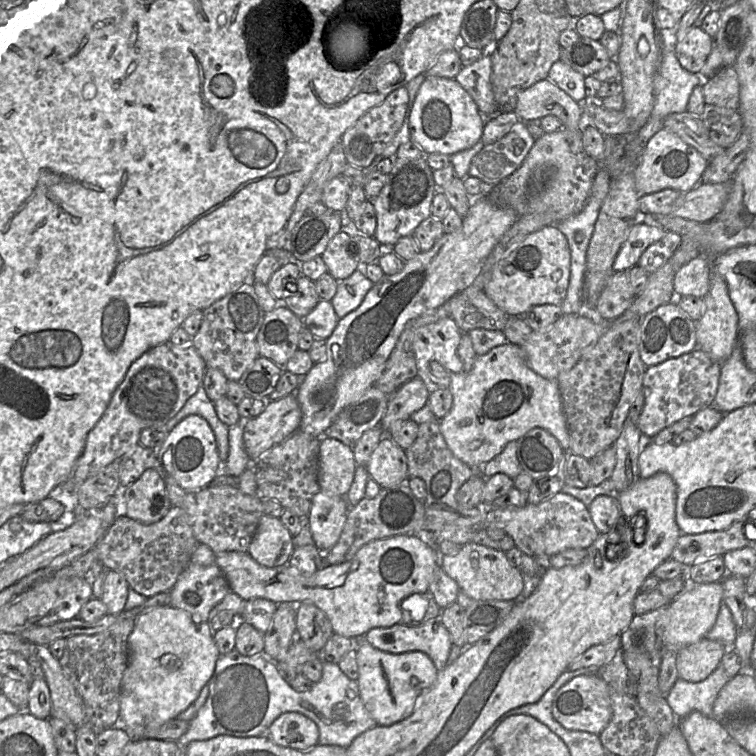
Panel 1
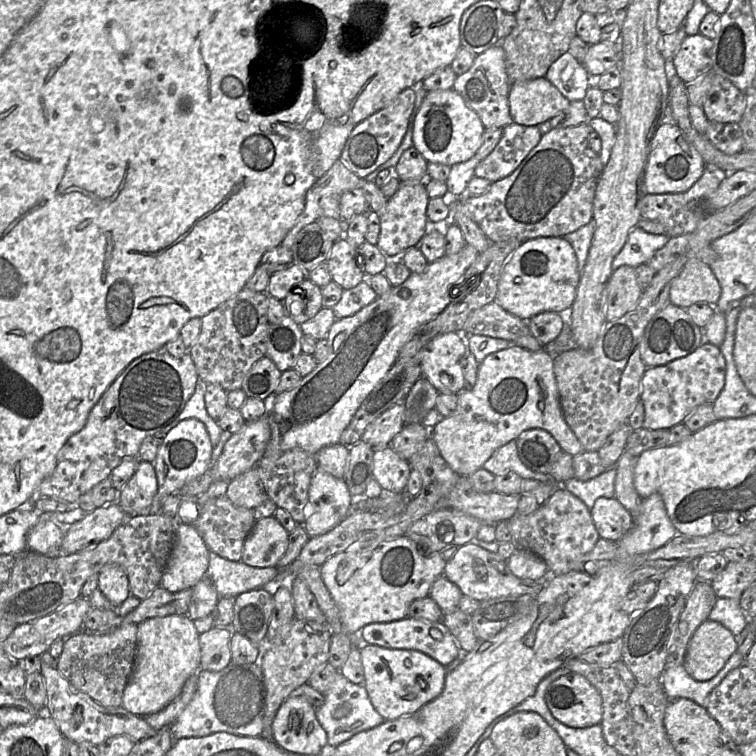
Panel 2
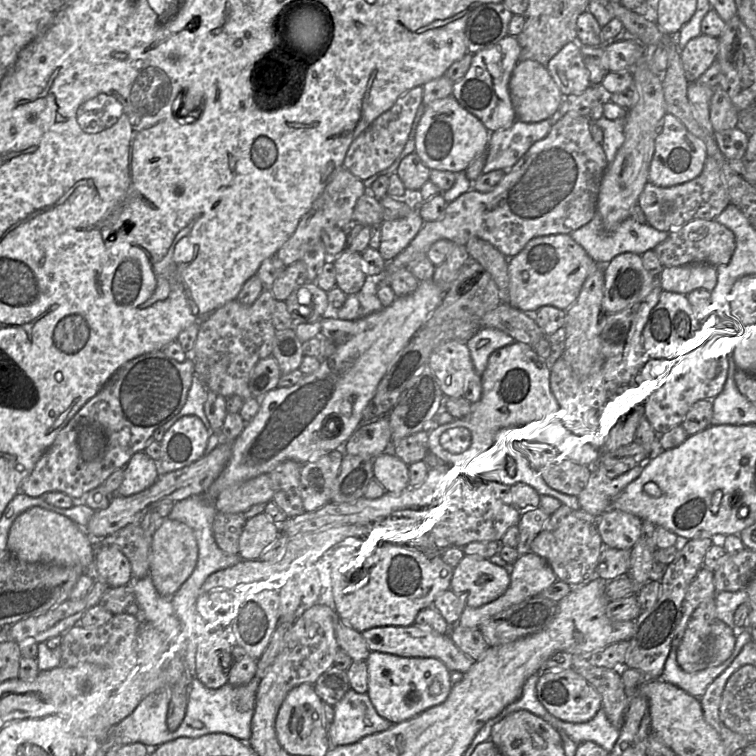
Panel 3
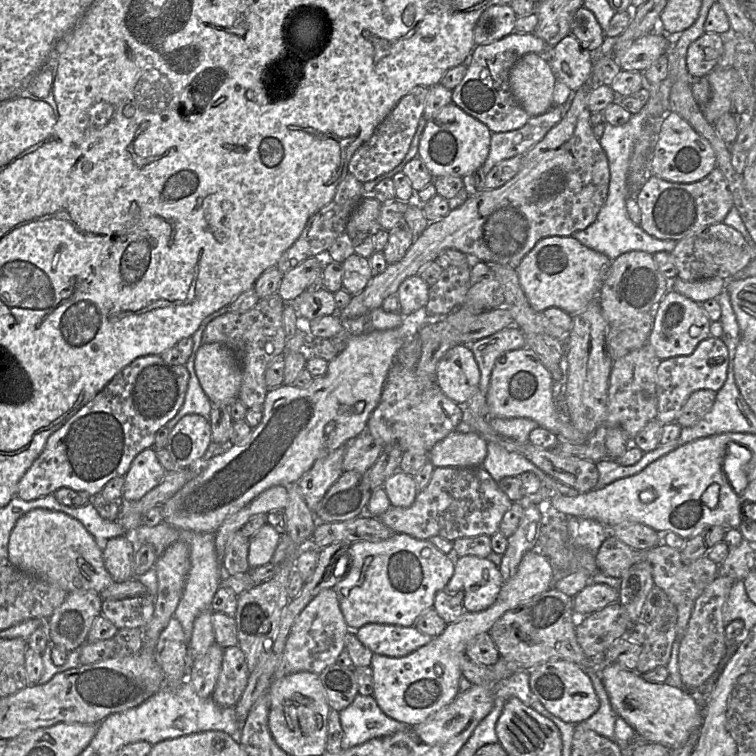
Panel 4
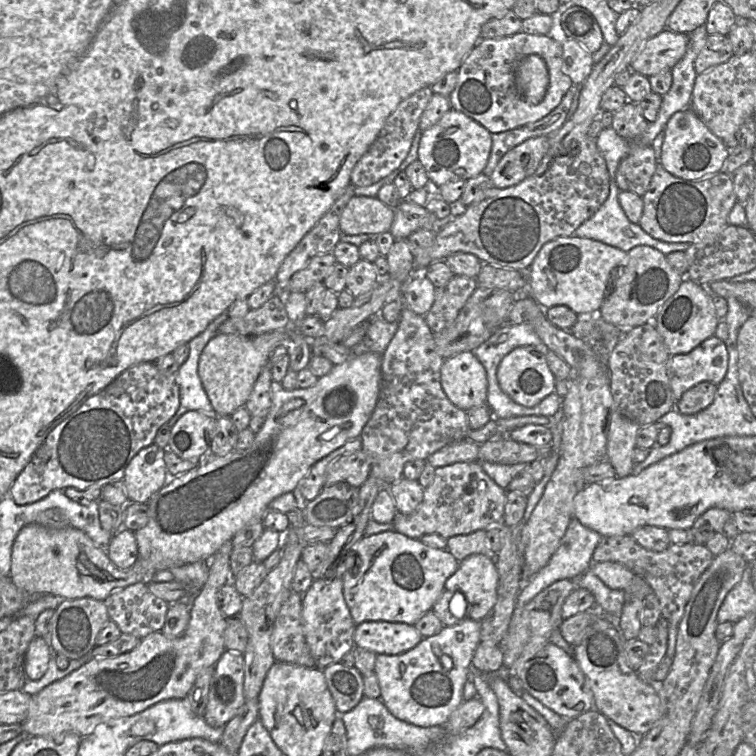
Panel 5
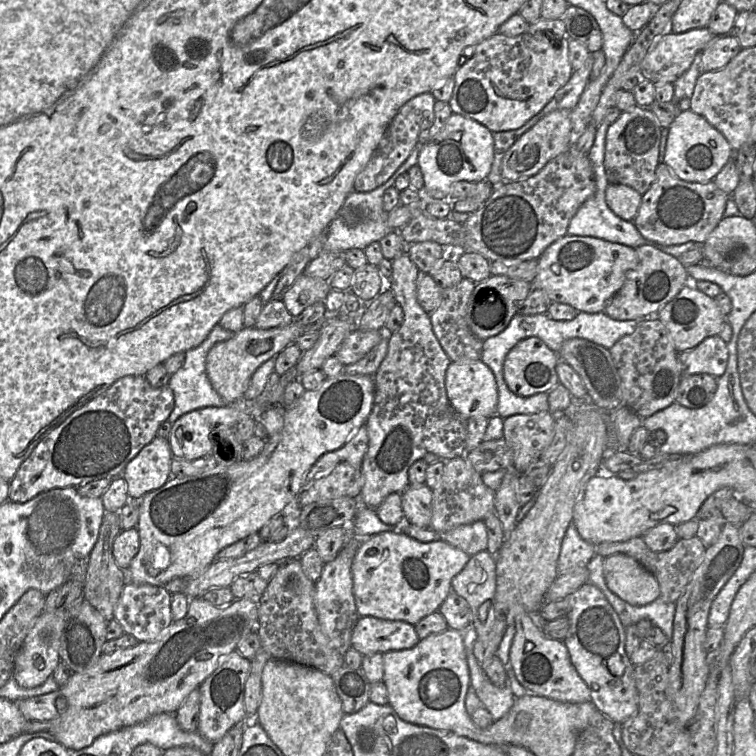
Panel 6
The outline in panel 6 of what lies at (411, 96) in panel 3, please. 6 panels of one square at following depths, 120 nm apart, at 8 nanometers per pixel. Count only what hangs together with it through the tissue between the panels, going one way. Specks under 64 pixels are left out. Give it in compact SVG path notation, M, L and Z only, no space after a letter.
M431 92L422 93L406 102L392 119L378 147L367 165L356 176L354 190L369 192L385 183L395 171L406 161L419 141L419 133L423 120L434 112L436 99Z

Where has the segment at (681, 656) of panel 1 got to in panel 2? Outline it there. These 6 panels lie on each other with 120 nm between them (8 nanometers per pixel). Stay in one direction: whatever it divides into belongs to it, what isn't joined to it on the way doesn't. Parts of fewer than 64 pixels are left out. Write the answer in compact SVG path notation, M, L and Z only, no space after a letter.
M705 620L691 637L683 666L697 681L712 679L737 651L736 636L717 621Z

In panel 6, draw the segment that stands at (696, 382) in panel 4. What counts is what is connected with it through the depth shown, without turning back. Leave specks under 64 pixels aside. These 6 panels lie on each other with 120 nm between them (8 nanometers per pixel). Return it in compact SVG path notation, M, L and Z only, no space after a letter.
M718 335L705 338L695 348L678 355L683 375L709 374L721 377L728 362L728 348Z

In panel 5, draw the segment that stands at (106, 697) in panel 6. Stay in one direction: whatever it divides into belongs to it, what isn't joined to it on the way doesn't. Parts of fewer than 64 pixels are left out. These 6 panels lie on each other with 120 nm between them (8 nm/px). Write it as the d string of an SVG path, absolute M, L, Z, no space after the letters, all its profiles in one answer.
M232 540L225 542L209 561L209 576L190 605L190 620L182 636L167 638L162 632L153 632L143 638L133 650L113 658L92 657L76 671L58 680L35 695L31 695L26 719L20 723L23 732L30 736L47 737L61 744L67 733L75 733L81 738L90 735L95 728L109 720L133 716L154 704L169 700L183 699L195 683L199 674L208 667L214 667L226 651L224 632L227 617L217 606L217 593L223 585L230 582L230 554Z

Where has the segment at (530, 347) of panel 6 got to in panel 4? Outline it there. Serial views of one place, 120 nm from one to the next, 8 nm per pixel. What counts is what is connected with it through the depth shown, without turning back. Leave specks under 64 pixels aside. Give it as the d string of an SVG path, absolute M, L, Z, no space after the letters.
M521 348L505 353L496 361L491 374L486 394L488 418L529 418L538 423L539 427L552 432L558 443L586 443L588 438L572 425L566 412L562 412L554 402L553 383L550 372L531 349Z

